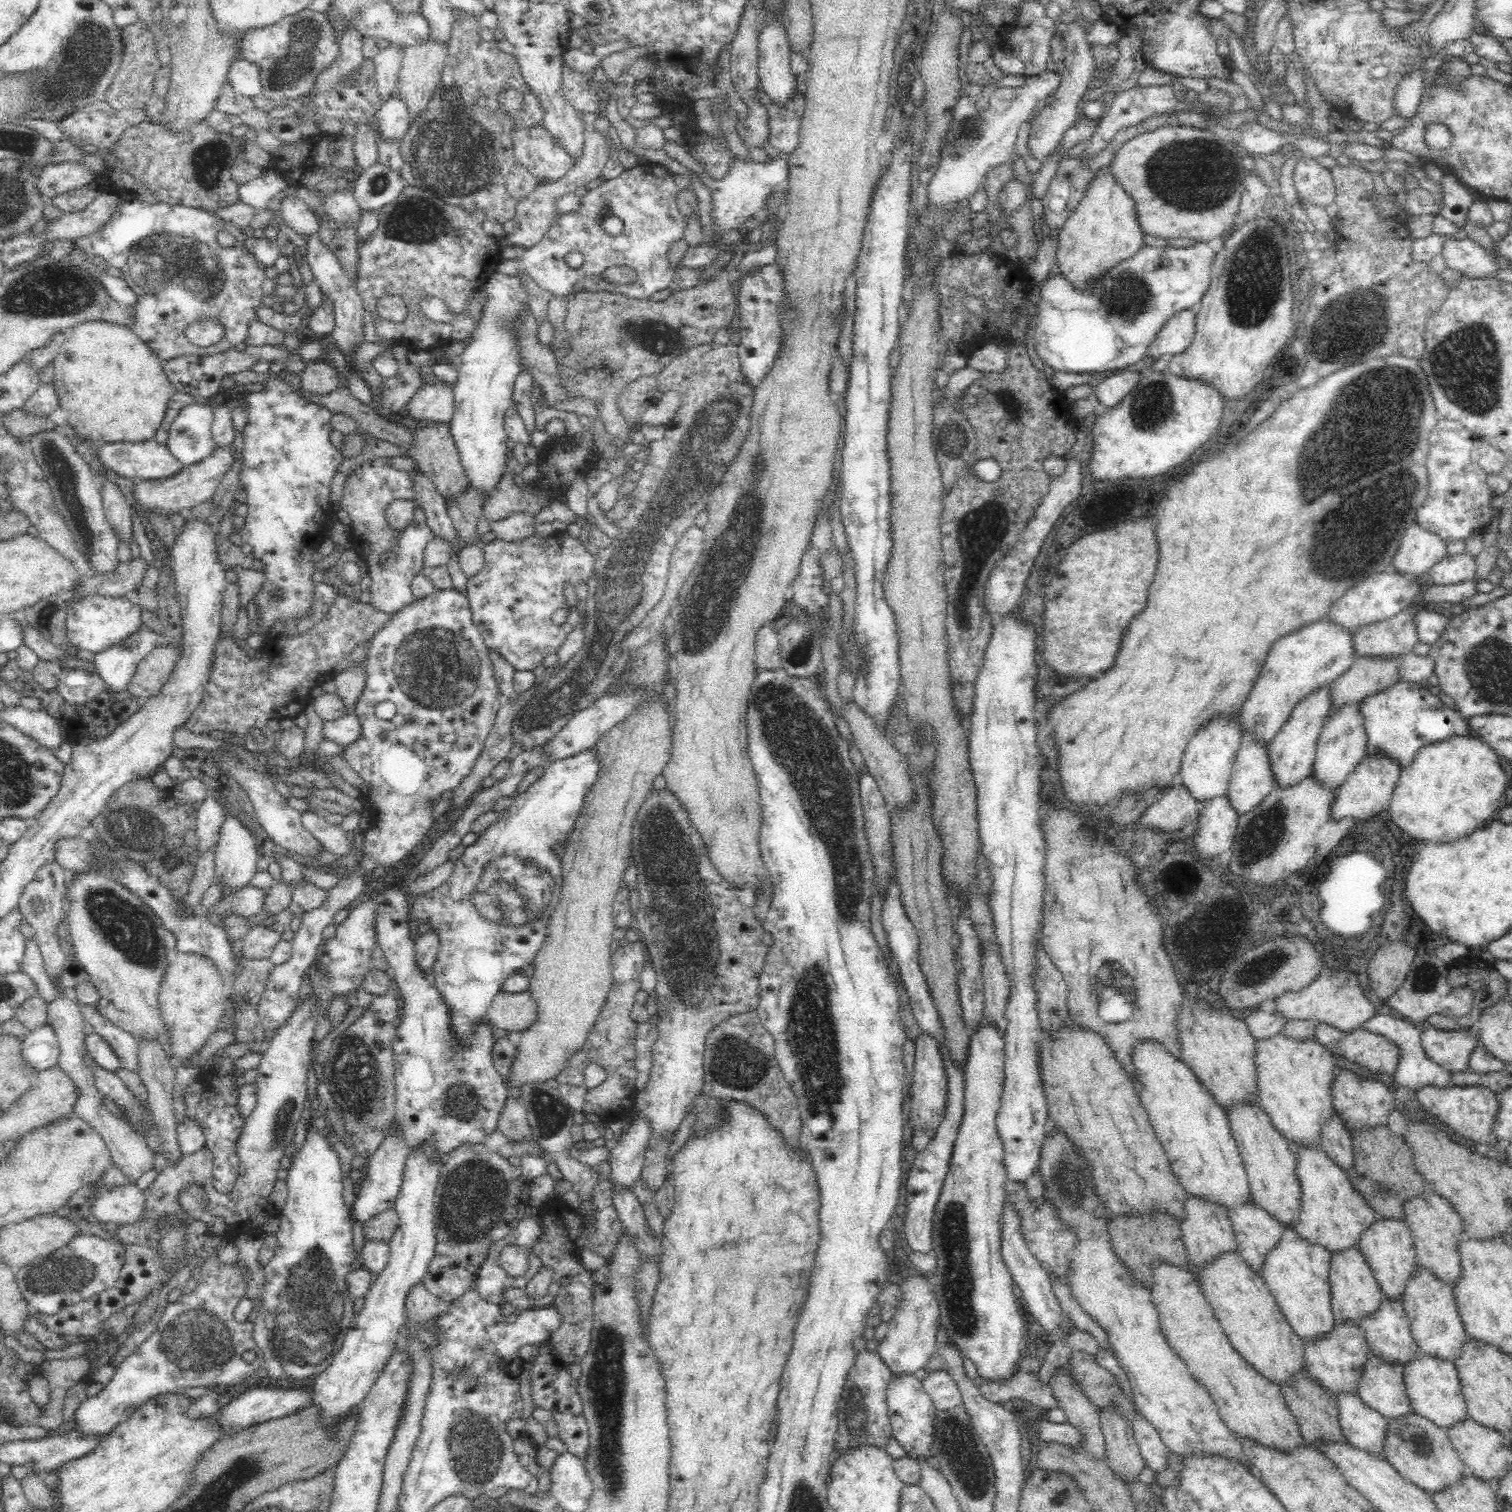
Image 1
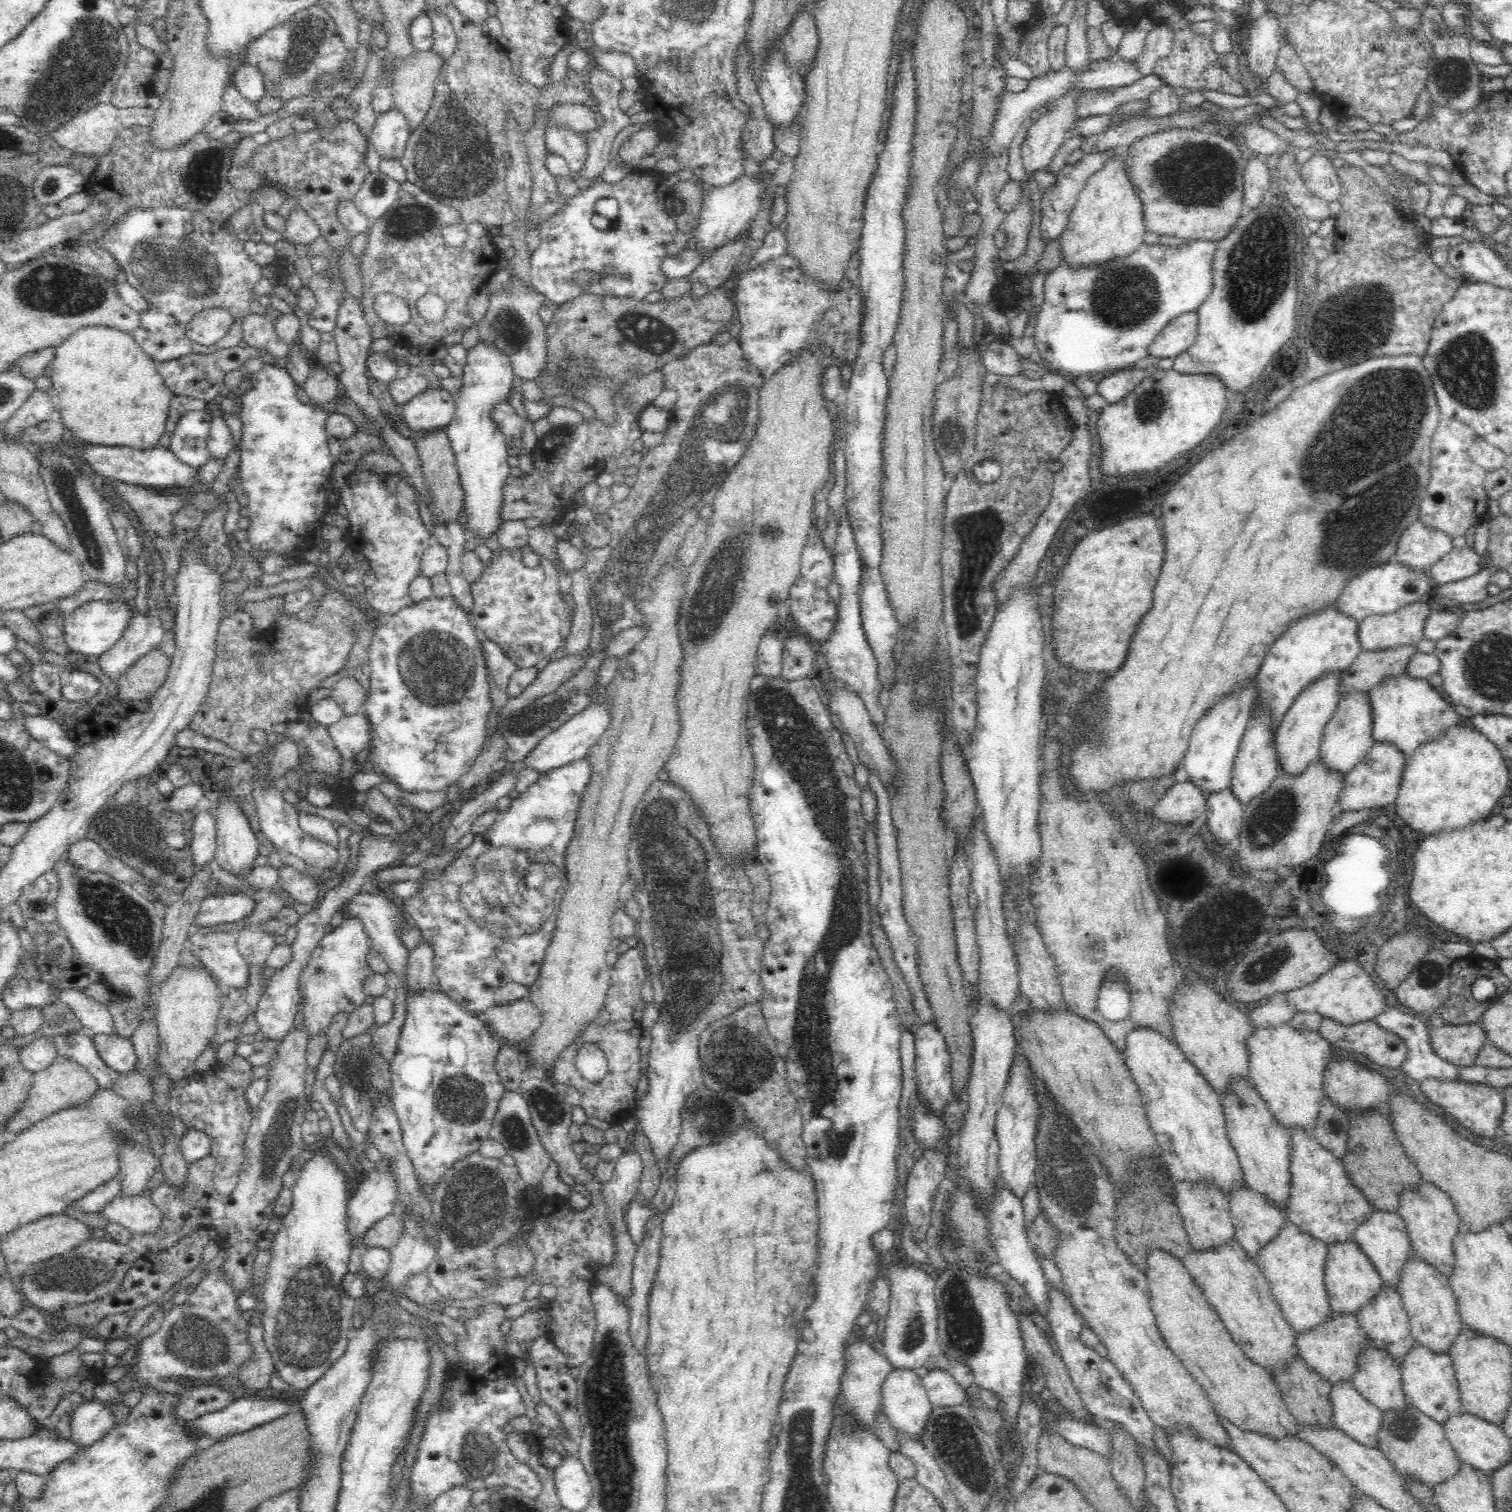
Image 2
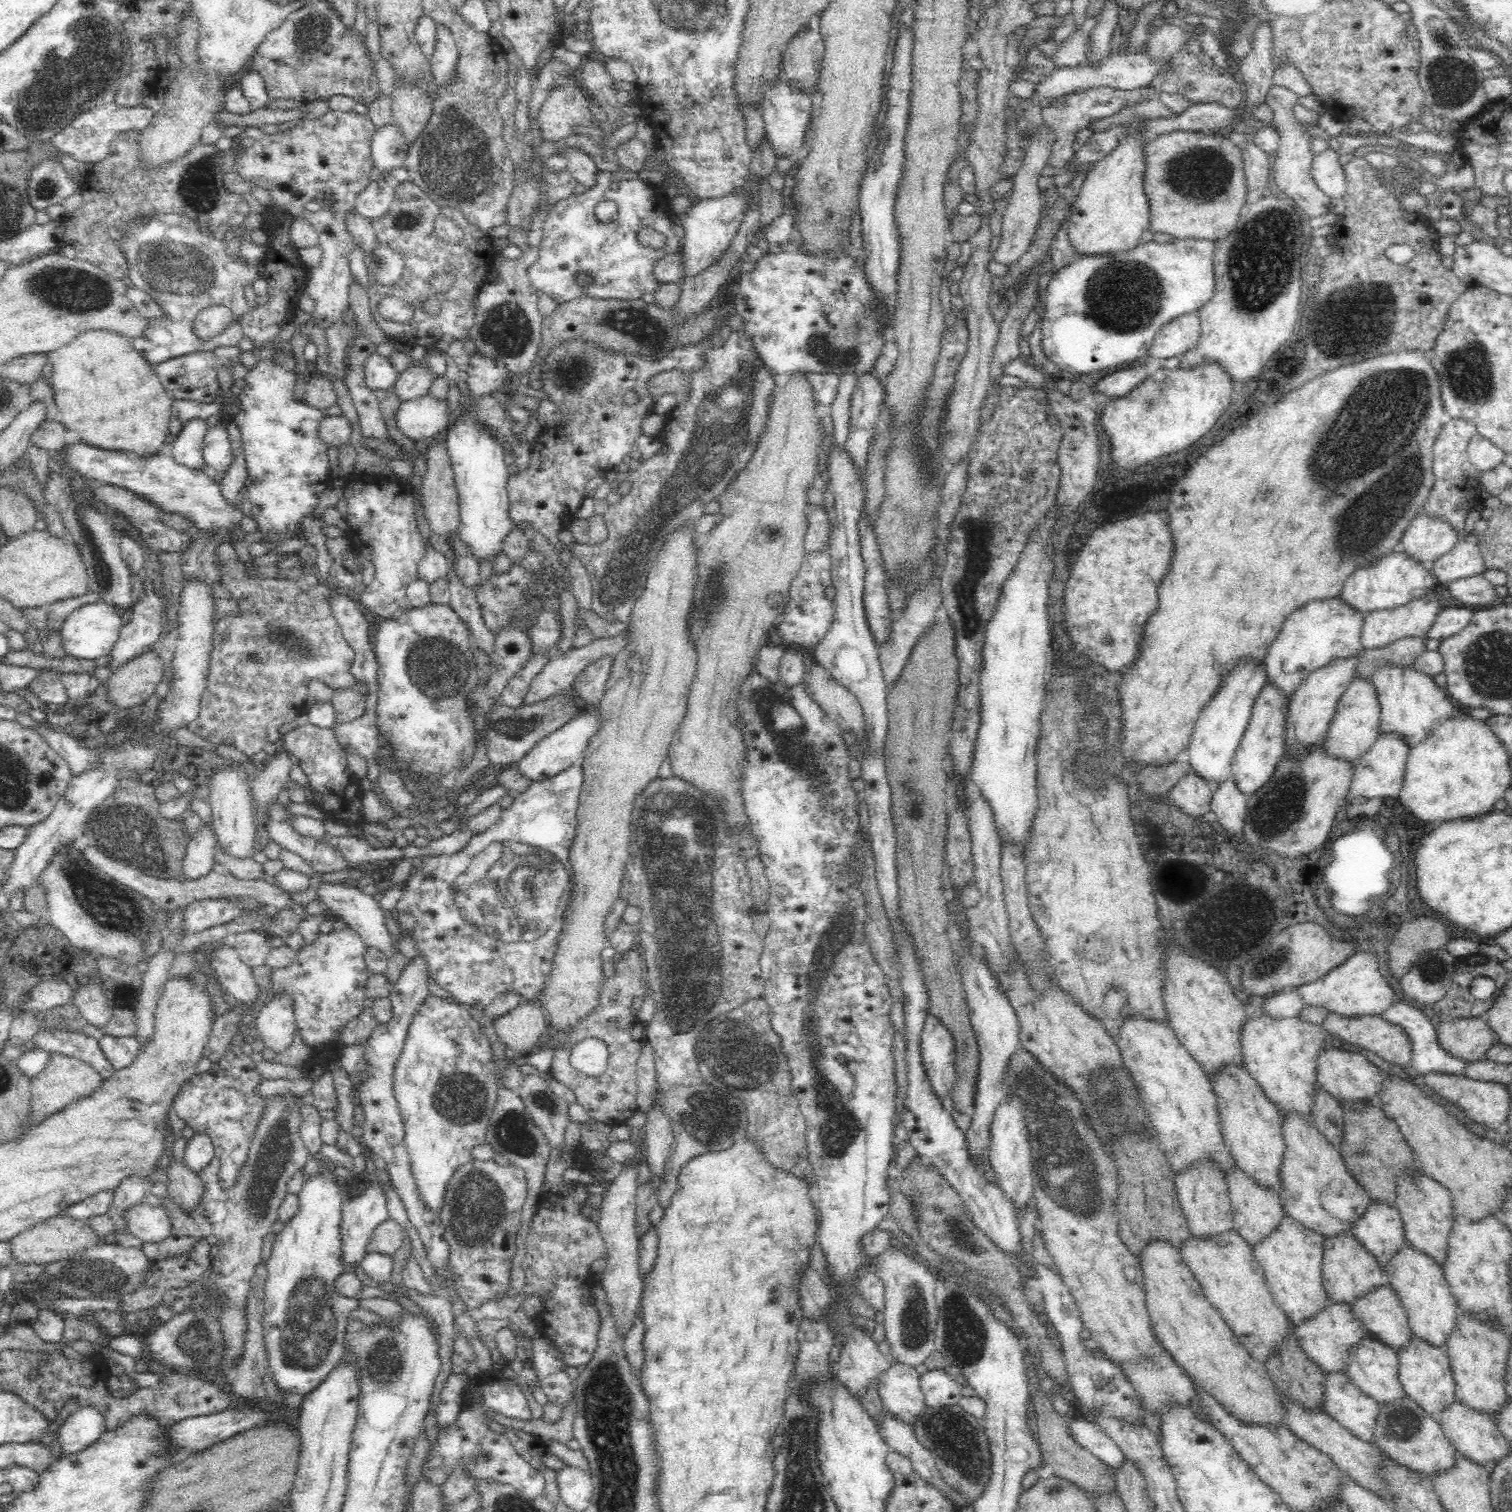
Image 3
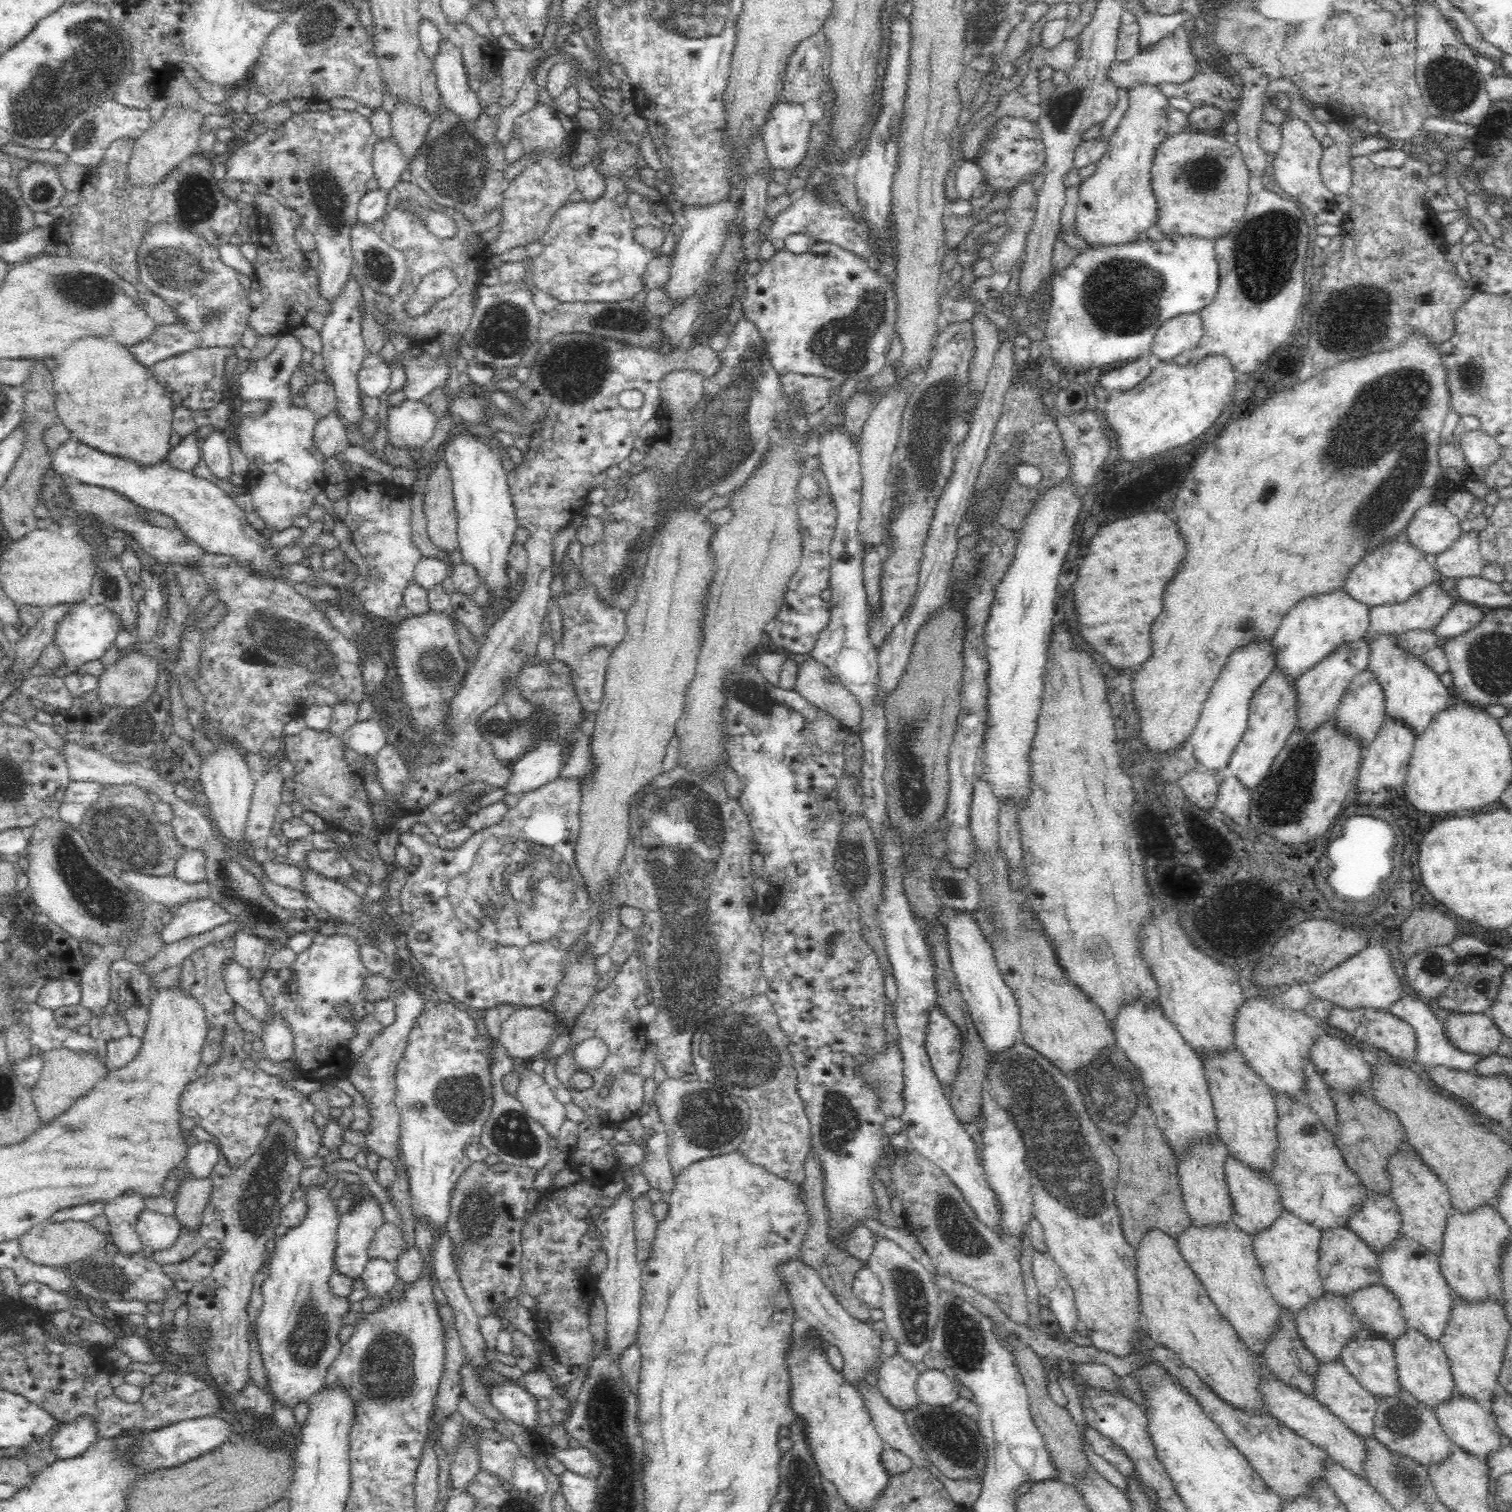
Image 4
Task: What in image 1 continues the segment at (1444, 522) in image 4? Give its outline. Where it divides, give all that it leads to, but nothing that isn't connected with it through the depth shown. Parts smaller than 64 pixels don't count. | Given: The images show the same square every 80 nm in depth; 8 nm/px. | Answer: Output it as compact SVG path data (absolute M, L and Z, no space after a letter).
M1415 522L1405 530L1398 552L1393 556L1392 567L1401 574L1419 577L1448 554L1447 545L1442 537Z

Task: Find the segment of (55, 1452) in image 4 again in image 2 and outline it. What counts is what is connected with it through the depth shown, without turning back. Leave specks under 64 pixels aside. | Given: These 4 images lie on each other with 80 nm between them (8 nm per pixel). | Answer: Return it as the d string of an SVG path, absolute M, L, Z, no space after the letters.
M84 1402L74 1408L70 1416L70 1436L68 1441L78 1448L84 1448L101 1440L114 1425L112 1412L106 1407L108 1402Z

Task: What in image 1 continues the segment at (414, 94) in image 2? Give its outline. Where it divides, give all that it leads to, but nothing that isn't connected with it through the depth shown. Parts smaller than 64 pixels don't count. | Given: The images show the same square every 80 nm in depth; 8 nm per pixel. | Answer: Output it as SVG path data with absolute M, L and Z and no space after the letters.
M431 40L422 46L405 47L403 50L403 59L397 74L398 84L395 88L395 96L406 106L411 120L422 116L422 112L428 108L433 100L445 65L447 50L448 48L445 46L440 46Z

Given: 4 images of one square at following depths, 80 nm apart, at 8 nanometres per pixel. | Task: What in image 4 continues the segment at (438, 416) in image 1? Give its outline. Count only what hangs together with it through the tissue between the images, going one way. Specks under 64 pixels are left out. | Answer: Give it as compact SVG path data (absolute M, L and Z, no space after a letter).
M405 399L398 406L388 407L387 412L386 444L392 449L418 450L431 440L438 419L423 399Z

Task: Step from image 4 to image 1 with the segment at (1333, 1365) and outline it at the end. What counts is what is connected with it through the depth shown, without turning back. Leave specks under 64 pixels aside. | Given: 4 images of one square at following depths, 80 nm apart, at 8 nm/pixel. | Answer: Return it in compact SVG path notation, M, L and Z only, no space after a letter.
M1340 1392L1336 1401L1338 1423L1344 1438L1354 1446L1384 1458L1383 1441L1387 1419L1381 1412L1366 1405L1357 1392Z

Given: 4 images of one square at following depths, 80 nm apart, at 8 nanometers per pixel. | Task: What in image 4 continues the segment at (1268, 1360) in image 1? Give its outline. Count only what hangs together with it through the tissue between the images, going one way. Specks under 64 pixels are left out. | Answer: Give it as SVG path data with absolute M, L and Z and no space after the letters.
M1233 1219L1225 1223L1190 1223L1176 1236L1177 1247L1206 1287L1210 1299L1222 1316L1236 1329L1247 1349L1263 1352L1263 1344L1271 1335L1278 1316L1279 1304L1264 1282L1264 1273L1253 1253L1251 1234Z

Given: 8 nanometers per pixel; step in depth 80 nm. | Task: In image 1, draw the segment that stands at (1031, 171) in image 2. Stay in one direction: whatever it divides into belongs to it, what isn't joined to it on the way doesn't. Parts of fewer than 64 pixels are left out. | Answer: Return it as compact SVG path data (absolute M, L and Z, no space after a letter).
M1071 22L1066 28L1066 34L1062 37L1062 43L1064 44L1063 58L1064 68L1060 75L1062 75L1062 82L1060 89L1055 93L1052 102L1049 106L1044 107L1030 120L1030 134L1028 134L1028 140L1026 140L1026 148L1028 148L1028 154L1036 160L1036 162L1043 162L1056 150L1056 146L1064 140L1064 134L1068 128L1070 128L1076 118L1078 118L1078 102L1082 100L1086 90L1088 89L1088 83L1090 82L1089 76L1095 67L1093 49L1086 39L1085 28L1077 22Z

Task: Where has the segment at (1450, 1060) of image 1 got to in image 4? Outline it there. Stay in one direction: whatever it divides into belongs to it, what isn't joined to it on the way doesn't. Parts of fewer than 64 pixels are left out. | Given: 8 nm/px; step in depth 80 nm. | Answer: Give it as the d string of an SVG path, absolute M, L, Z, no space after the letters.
M1450 1012L1444 1027L1457 1048L1483 1057L1497 1053L1502 1038L1505 1038L1488 1012Z

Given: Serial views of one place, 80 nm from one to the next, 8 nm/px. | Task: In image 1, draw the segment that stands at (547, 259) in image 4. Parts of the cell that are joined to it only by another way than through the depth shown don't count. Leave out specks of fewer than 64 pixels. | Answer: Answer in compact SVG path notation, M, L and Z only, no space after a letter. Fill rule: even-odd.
M646 161L638 162L638 165L625 169L620 176L614 179L602 180L598 187L587 189L580 197L580 206L576 212L559 212L547 228L545 236L538 244L523 249L520 255L514 259L500 258L497 263L496 273L503 275L514 275L524 272L530 276L546 292L550 292L555 299L566 299L574 297L580 292L612 292L622 294L628 298L646 299L658 290L668 288L674 276L667 257L668 247L683 238L686 228L685 217L681 216L677 208L677 194L679 188L674 183L673 174L663 165ZM604 201L612 203L612 214L618 216L623 222L622 233L618 236L608 234L596 223L596 216L604 217L601 204ZM570 252L581 252L584 257L583 264L578 268L570 267L566 263L566 254ZM610 266L628 266L636 272L636 280L630 284L615 284L603 279L602 274Z

